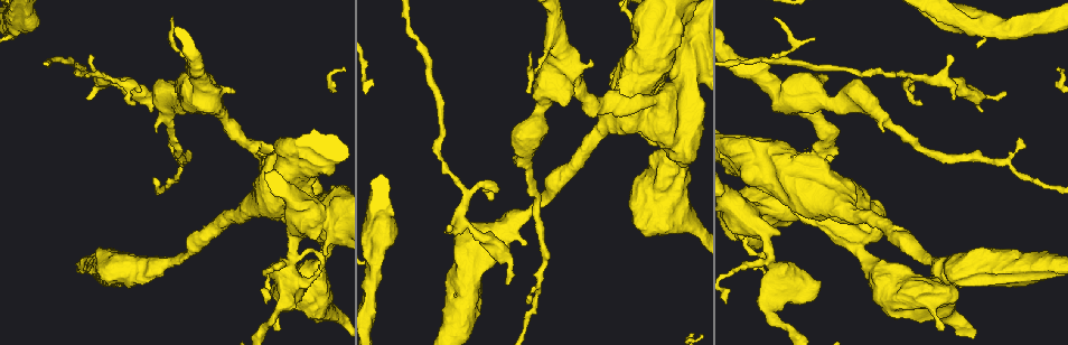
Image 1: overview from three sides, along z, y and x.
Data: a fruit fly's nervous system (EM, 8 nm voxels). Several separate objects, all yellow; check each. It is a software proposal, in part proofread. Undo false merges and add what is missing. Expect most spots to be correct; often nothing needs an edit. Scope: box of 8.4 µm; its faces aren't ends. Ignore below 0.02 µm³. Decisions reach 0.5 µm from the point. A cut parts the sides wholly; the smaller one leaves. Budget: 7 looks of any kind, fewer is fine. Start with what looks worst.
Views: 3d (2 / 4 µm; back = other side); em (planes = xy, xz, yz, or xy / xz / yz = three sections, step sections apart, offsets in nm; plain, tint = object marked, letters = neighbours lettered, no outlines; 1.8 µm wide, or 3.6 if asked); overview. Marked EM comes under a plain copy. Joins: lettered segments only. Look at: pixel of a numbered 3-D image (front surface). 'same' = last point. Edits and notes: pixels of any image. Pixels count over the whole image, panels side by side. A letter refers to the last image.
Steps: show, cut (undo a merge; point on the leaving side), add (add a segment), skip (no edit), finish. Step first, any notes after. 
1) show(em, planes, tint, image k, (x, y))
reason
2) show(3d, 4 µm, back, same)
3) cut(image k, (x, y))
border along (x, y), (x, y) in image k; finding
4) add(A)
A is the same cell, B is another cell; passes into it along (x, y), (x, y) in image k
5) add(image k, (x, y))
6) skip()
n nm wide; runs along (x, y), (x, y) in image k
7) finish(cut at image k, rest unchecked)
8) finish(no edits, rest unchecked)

show(em, planes, letters, image 1, (774, 270))
sudden change in width

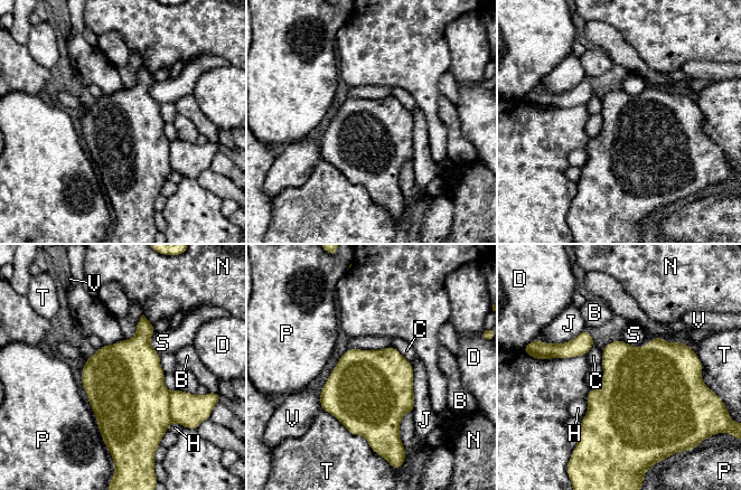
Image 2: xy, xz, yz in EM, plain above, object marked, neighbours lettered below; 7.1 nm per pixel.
skip()
T touches over 460 nm; B, C, D, H, J, N, P, S, T and V are other cells; border along (165, 374), (165, 386), (176, 390) in image 2; all the same neuron

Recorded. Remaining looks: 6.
show(3d, 4 µm, back, image 1, (634, 98))
abrupt turn

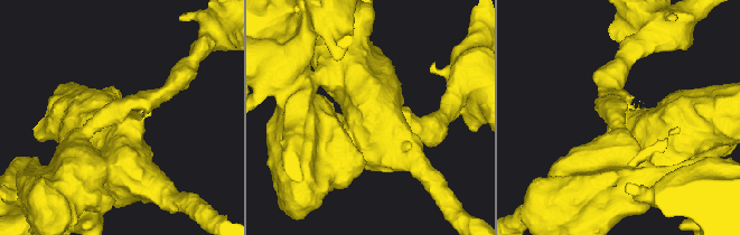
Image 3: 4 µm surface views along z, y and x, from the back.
show(em, 3.6 µm, planes, letters, image 3, (619, 119))
now the EM

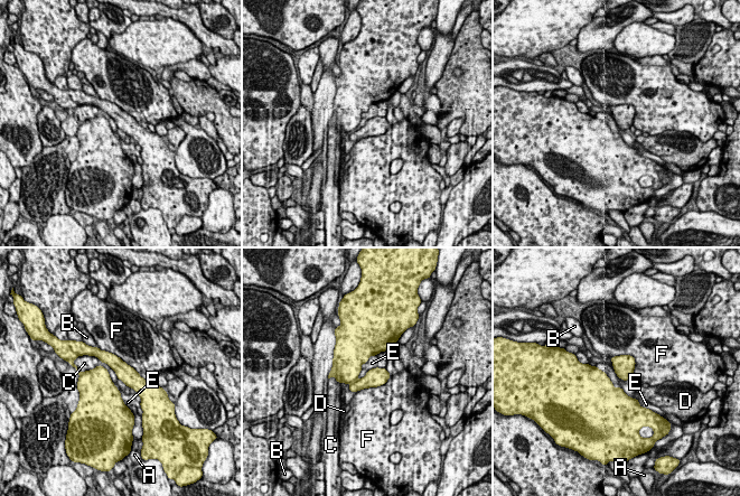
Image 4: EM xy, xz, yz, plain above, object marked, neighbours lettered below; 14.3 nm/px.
skip()
A, B, C, D, E and F are other cells; border along (596, 366), (606, 374), (614, 385) in image 4; all the same neuron

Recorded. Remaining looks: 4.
show(3d, 4 µm, image 1, (508, 281))
tapers out

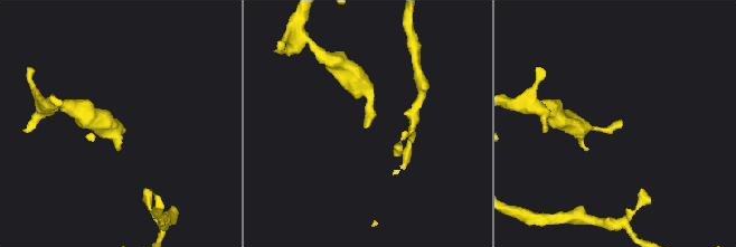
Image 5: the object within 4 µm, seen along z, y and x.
show(em, xy, step 4, letters, image 5, (621, 122))
now the EM

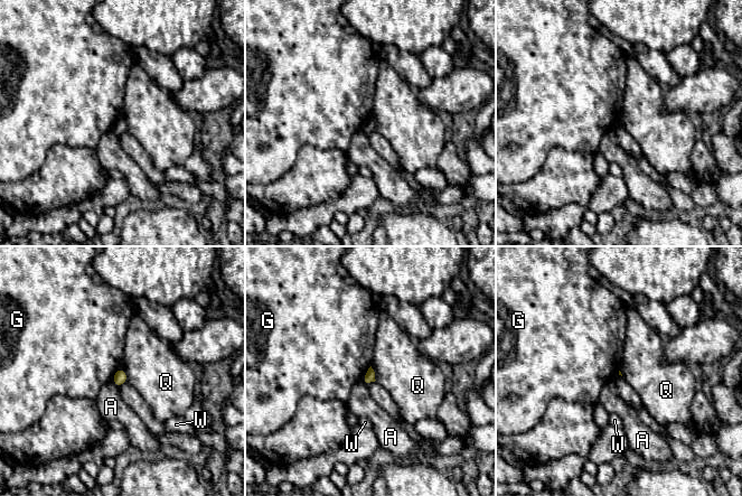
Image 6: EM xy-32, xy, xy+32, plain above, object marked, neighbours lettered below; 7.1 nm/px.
skip()
A, G, Q and W are other cells; border along (122, 366), (128, 381) in image 6; none of them fits

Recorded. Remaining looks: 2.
finish(no edits, rest unchecked)

